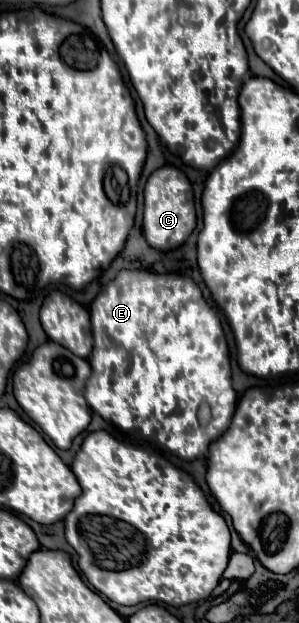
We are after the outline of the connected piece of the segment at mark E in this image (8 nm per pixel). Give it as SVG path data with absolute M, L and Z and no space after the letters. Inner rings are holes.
M122 269L92 301L90 305L90 325L92 325L92 339L94 339L94 349L90 355L90 367L92 367L92 375L84 387L84 397L88 401L88 405L106 421L112 421L114 425L118 425L124 431L140 431L146 439L156 441L158 447L178 455L180 459L192 461L198 457L204 457L208 453L208 445L210 441L218 439L230 425L234 407L236 407L236 391L232 389L232 373L230 373L230 357L228 357L228 345L226 345L226 337L222 331L222 325L218 321L218 317L214 315L214 311L206 305L206 301L202 299L200 289L192 283L192 279L174 275L174 273L166 273L166 275L158 275L158 273L150 273L150 271L128 271ZM144 343L148 347L148 357L140 357L140 351L144 349ZM136 357L140 357L140 365L136 365Z

